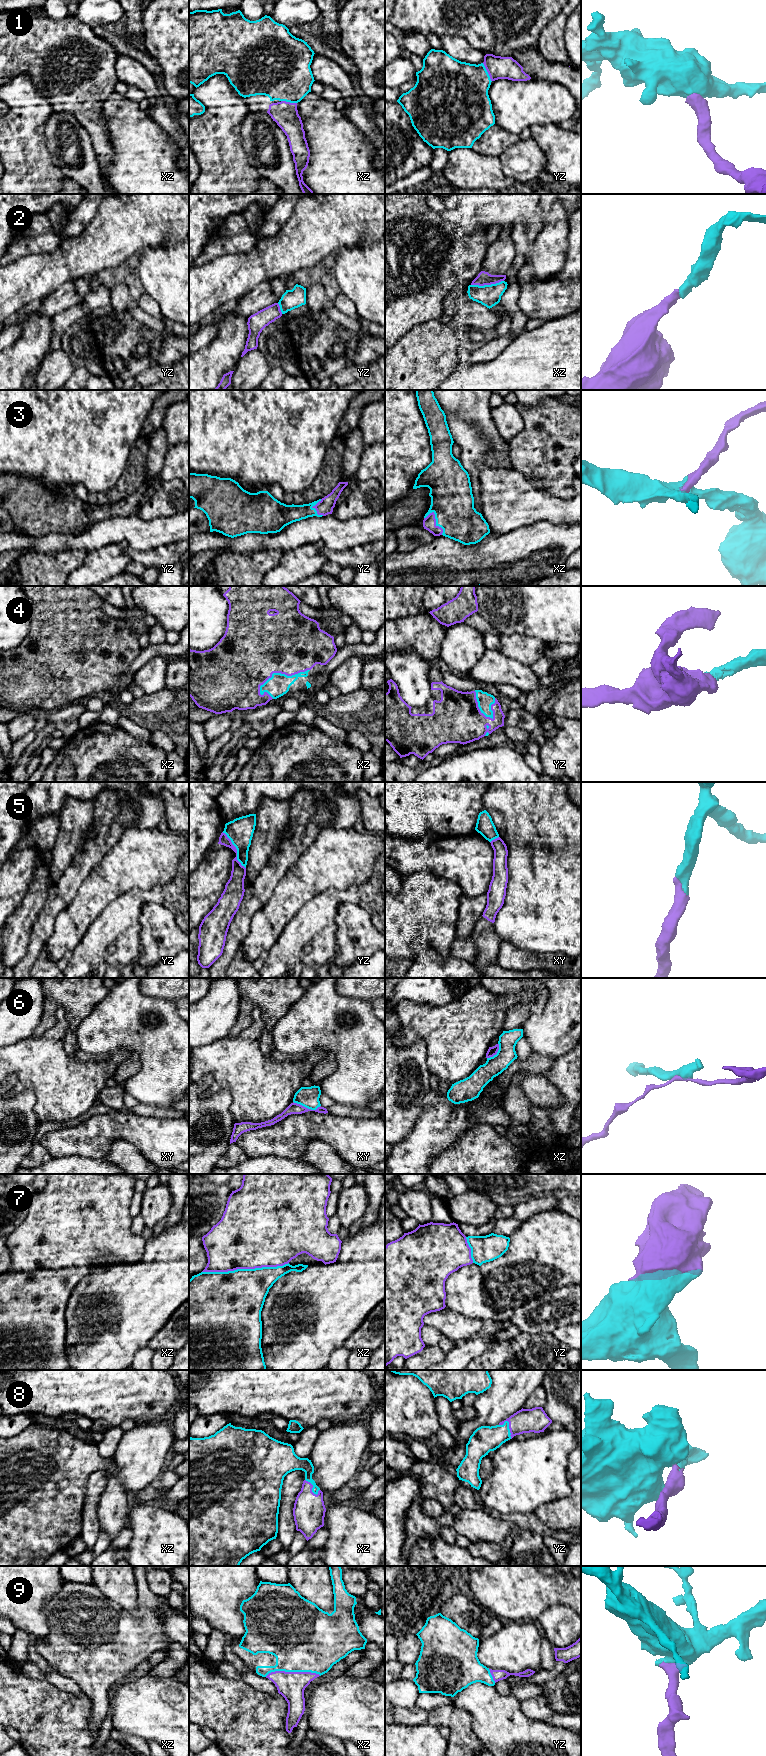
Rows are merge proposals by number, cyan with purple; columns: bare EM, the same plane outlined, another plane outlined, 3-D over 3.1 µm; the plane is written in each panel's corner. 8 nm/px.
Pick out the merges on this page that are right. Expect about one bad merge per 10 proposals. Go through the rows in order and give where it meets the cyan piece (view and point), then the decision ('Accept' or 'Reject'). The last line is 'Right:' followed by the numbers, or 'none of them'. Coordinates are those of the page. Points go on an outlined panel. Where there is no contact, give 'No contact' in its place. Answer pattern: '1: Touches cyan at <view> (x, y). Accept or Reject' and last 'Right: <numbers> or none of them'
1: Touches cyan at yz (487, 72). Accept
2: Touches cyan at xz (487, 285). Accept
3: Touches cyan at xz (436, 523). Accept
4: Touches cyan at xz (280, 673). Accept
5: Touches cyan at yz (237, 850). Accept
6: Touches cyan at xy (307, 1107). Reject
7: Touches cyan at xz (245, 1269). Accept
8: Touches cyan at yz (509, 1429). Accept
9: Touches cyan at xz (292, 1671). Accept
Right: 1, 2, 3, 4, 5, 7, 8, 9

